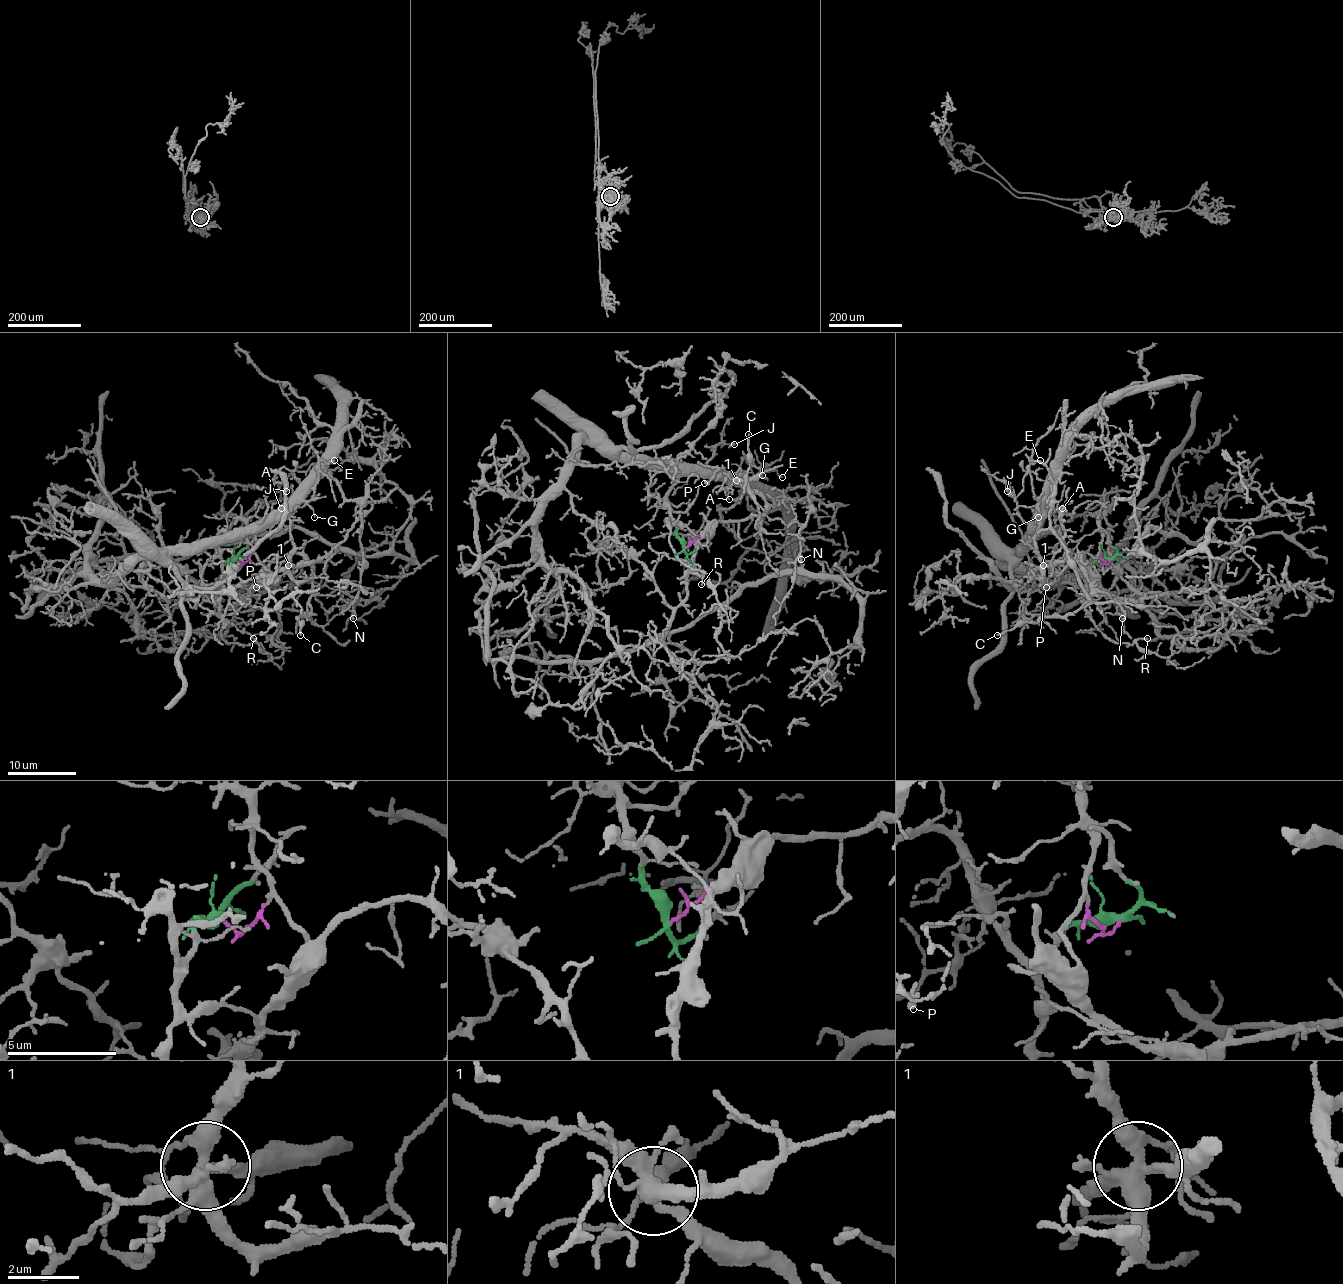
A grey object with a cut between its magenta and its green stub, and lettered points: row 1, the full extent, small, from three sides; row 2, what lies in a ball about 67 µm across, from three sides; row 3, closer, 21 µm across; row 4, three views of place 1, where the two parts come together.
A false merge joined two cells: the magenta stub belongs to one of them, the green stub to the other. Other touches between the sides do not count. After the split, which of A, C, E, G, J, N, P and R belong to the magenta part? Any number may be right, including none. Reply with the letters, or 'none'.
C, P

